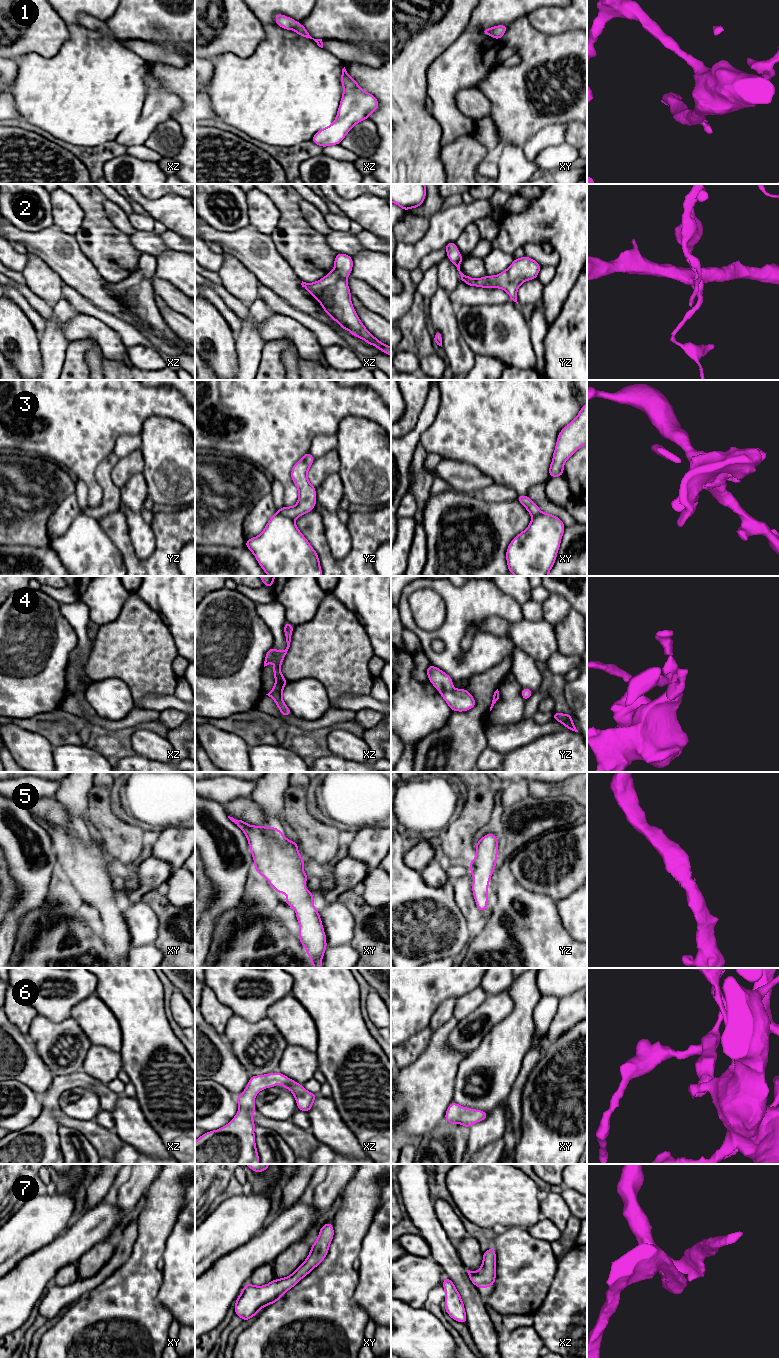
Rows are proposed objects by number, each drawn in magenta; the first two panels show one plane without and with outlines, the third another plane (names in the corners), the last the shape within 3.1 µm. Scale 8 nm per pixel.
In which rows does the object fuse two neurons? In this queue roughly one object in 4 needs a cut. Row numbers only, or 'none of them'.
3

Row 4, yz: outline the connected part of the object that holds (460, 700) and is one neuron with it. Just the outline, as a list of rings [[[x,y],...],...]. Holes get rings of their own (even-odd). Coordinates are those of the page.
[[[429,665],[426,673],[452,711],[464,712],[475,707],[476,701],[466,689],[455,689],[452,678],[439,668]]]

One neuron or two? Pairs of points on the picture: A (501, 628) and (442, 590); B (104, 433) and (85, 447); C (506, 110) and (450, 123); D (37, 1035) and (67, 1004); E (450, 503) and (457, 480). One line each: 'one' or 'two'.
A: two
B: one
C: two
D: two
E: two

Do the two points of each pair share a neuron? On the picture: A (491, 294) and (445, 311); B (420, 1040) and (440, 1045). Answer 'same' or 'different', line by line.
A: different
B: different

